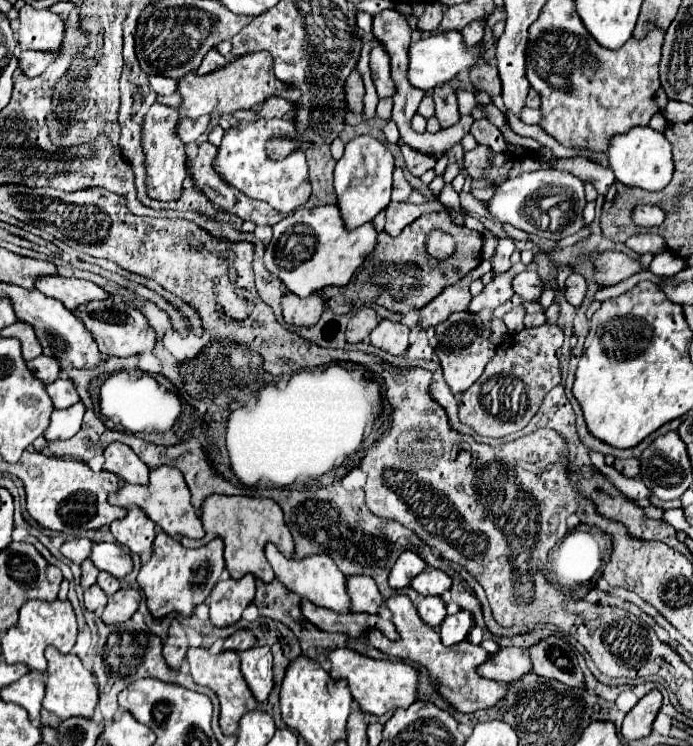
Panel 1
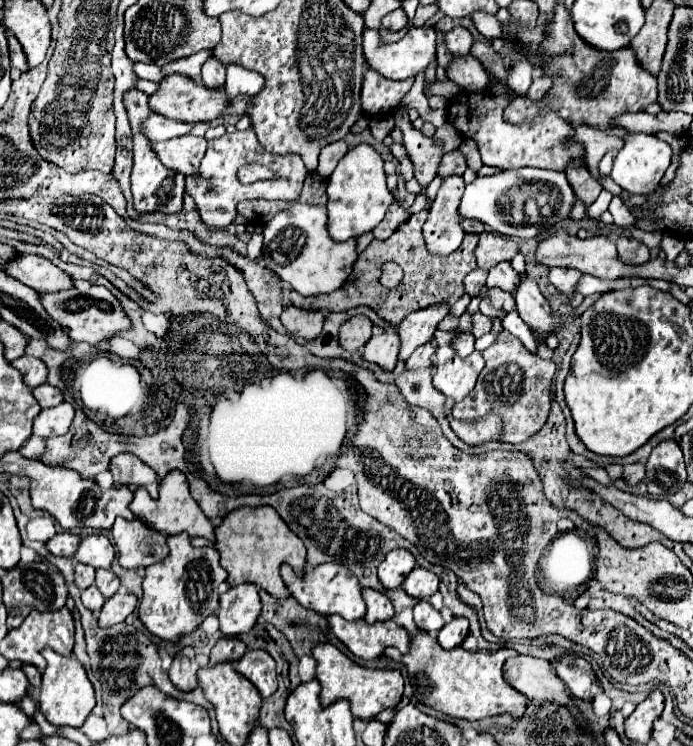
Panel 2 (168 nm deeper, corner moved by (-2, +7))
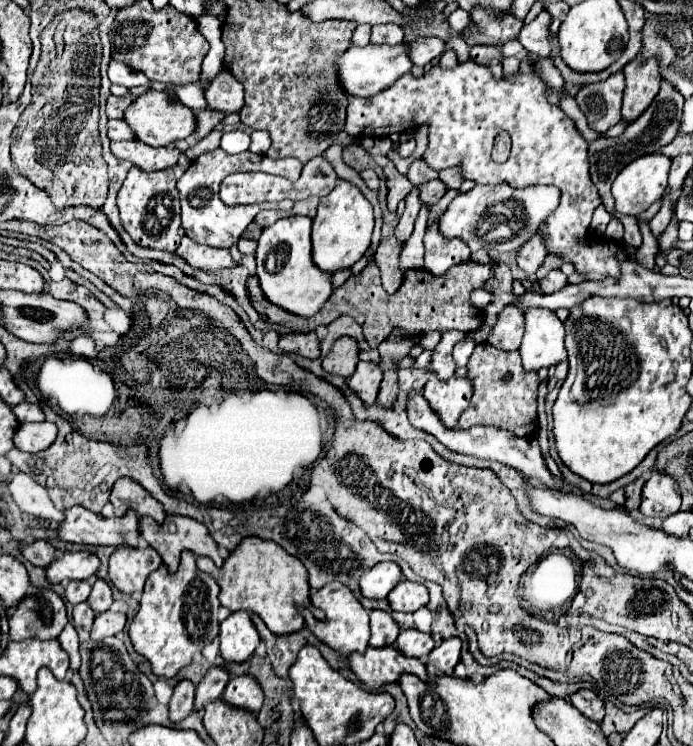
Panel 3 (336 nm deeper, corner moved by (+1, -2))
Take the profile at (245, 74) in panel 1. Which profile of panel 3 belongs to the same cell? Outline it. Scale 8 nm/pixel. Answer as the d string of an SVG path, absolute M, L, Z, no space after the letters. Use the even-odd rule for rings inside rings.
M149 90L143 96L135 98L135 102L125 112L127 124L137 134L137 140L149 144L149 146L167 146L175 140L187 138L197 128L197 118L191 108L181 104L175 96L171 96L167 90Z

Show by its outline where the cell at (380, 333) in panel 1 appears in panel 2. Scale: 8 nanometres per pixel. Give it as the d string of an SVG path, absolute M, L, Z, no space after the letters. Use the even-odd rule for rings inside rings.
M380 333L374 335L362 349L362 359L368 363L376 363L384 371L392 371L396 367L400 349L400 339L396 333Z

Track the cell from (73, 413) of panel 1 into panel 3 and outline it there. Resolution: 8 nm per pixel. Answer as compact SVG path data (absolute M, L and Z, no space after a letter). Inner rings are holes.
M43 420L43 422L27 422L21 424L17 430L15 446L25 452L41 452L49 448L57 438L57 424Z

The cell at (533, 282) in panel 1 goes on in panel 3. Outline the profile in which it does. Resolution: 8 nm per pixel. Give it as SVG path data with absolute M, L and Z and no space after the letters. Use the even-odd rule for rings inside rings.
M527 308L525 310L525 336L521 342L521 358L525 370L537 372L567 358L565 350L565 324L553 310Z

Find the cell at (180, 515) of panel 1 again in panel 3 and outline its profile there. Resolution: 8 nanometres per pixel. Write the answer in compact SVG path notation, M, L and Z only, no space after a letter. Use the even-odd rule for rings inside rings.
M167 514L165 520L163 520L163 524L157 524L153 518L143 516L143 518L139 520L139 532L141 532L141 536L149 542L149 546L155 548L155 550L161 554L163 562L167 564L167 568L169 568L171 572L177 570L179 556L181 556L183 550L191 550L191 552L195 552L195 554L199 554L199 556L209 556L217 566L223 564L223 558L219 556L217 544L215 544L215 540L211 538L209 530L205 530L205 526L203 526L199 520L195 520L195 518L177 516L177 514Z

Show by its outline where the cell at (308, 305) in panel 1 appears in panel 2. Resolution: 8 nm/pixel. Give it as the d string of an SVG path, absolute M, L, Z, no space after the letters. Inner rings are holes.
M284 307L282 311L282 325L288 333L302 337L302 339L316 339L322 333L324 315L322 311L304 311L298 307Z

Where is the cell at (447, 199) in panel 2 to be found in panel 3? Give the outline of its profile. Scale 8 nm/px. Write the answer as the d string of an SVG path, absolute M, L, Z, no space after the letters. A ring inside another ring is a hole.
M439 218L425 232L425 270L445 274L449 266L469 260L469 246L461 238L447 238L439 230Z

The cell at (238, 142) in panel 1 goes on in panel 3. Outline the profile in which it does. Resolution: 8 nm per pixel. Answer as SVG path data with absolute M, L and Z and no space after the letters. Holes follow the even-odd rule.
M217 148L213 152L207 152L203 156L199 156L195 162L191 162L191 166L187 168L187 172L179 178L177 188L179 188L179 198L181 198L181 228L183 232L199 242L199 244L207 244L207 246L215 246L215 248L229 248L231 244L235 244L239 240L239 236L243 234L243 230L253 222L255 214L263 208L277 208L277 210L289 210L293 206L293 202L283 200L283 202L263 202L263 204L249 204L249 206L225 206L223 200L219 198L219 184L227 174L233 172L243 172L243 170L257 170L257 172L269 172L269 174L279 174L285 176L289 180L297 180L301 176L303 164L297 158L279 158L279 160L269 160L267 156L261 154L253 154L253 152L241 152L241 154L227 154L225 150Z

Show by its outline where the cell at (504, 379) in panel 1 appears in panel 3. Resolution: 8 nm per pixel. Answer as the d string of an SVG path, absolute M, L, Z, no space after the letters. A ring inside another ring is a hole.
M477 344L469 362L467 376L473 380L473 398L469 408L461 414L457 428L471 428L475 424L493 424L509 430L521 438L533 436L537 428L537 372L527 372L521 364L519 350L505 352L495 346Z

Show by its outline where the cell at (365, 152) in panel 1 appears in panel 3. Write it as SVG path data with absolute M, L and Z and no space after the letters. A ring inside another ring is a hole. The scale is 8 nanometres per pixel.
M339 180L333 192L321 198L317 216L313 218L313 262L327 272L337 272L341 268L353 266L371 244L373 222L373 206L363 196L363 192L349 180Z

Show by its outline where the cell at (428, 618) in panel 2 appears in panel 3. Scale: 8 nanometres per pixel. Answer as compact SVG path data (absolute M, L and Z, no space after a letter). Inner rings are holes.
M417 628L401 630L401 634L397 638L397 648L403 654L409 654L409 656L415 656L415 658L421 658L421 656L429 654L433 650L433 646L435 646L433 634L419 632Z

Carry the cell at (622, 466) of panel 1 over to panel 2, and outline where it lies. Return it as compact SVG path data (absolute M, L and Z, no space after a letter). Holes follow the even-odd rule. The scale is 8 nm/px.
M632 463L632 465L624 465L624 481L632 487L636 483L640 483L644 479L646 473L646 465L644 463Z

